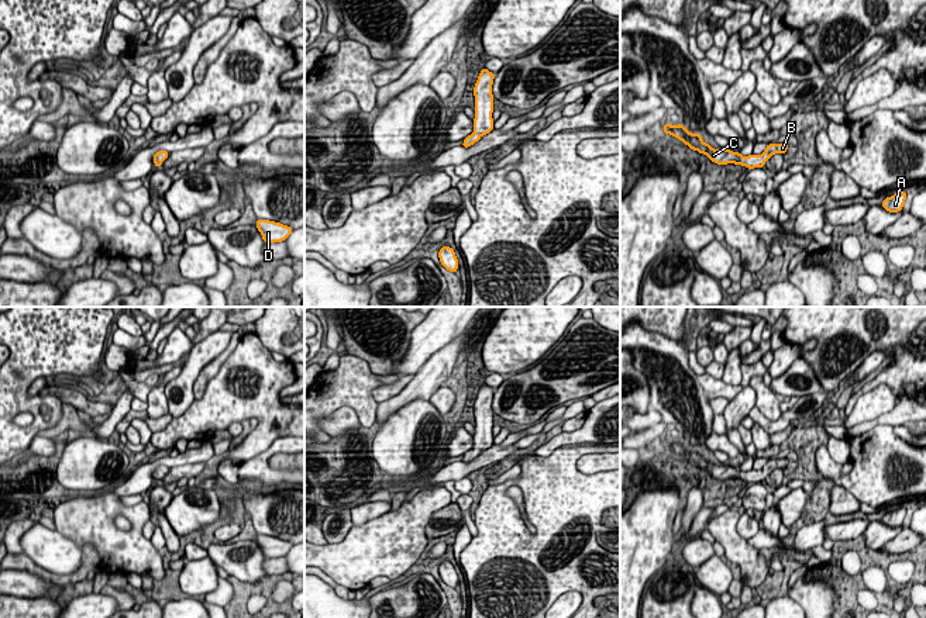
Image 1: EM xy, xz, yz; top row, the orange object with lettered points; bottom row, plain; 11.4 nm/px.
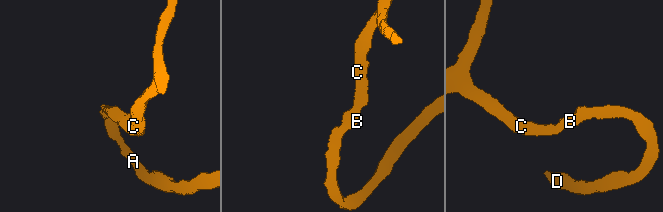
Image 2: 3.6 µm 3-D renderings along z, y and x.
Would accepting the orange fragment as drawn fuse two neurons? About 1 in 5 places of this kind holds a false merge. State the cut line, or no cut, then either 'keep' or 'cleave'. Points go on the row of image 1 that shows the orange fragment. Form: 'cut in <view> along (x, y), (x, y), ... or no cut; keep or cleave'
no cut; keep

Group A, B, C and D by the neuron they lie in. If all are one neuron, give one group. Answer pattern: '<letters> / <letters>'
A B C D

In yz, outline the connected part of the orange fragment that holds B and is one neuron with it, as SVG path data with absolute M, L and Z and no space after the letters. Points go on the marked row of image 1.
M668 122L664 124L664 134L671 134L672 137L682 141L691 149L698 151L699 153L706 155L712 162L717 165L741 165L748 169L764 168L765 162L771 159L772 155L781 153L784 155L788 149L788 144L768 144L765 151L761 155L748 155L743 156L740 152L733 152L730 149L715 149L709 144L702 141L700 134L691 134L682 124L671 125Z

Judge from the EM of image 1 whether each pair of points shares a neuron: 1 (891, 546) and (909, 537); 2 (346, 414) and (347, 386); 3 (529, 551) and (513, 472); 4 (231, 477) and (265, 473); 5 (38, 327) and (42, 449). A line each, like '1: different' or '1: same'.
1: same
2: different
3: different
4: different
5: different

